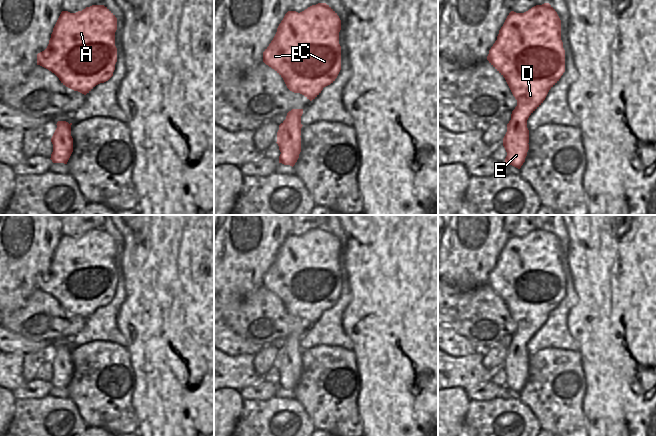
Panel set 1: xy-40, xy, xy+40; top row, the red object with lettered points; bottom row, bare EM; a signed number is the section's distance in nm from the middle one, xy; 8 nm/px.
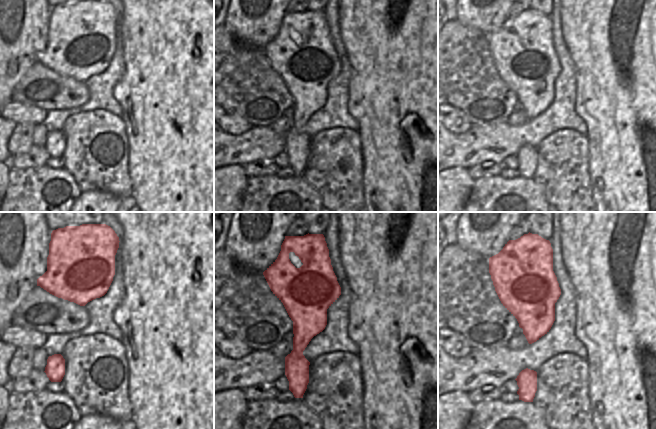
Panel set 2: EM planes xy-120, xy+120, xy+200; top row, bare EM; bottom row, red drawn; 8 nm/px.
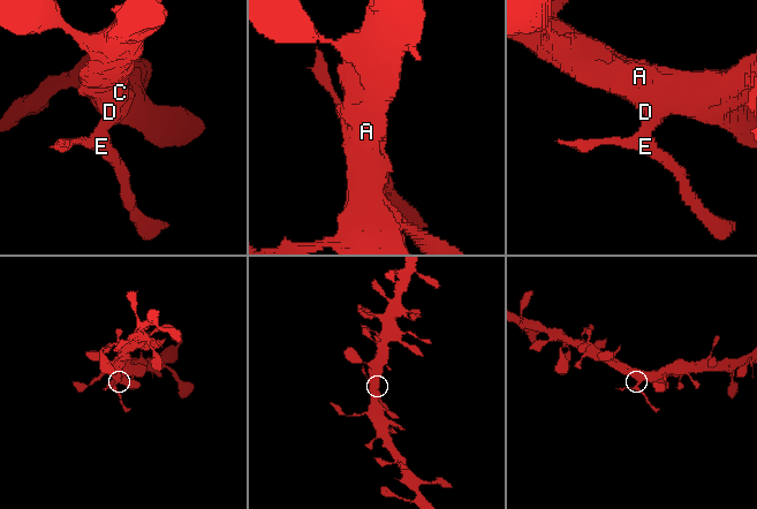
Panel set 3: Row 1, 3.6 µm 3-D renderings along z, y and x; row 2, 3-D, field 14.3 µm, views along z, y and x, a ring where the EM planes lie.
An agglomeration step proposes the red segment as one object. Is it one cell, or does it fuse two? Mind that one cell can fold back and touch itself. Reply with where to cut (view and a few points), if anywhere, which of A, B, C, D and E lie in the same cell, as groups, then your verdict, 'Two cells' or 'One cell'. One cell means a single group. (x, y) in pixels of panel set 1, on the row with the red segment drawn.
Split along xy+40 (511, 118), (520, 126), (519, 133), (524, 138), (526, 145). Groups: A B C D / E. Two cells

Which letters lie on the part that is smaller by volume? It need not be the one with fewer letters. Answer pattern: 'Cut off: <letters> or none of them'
Cut off: E

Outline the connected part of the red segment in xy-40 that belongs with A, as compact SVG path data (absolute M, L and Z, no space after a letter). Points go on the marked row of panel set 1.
M92 5L82 11L62 11L47 48L37 54L37 65L54 73L66 87L84 95L96 85L108 81L115 70L117 18L104 5Z

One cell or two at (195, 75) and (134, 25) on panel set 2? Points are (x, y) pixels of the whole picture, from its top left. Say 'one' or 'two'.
one

